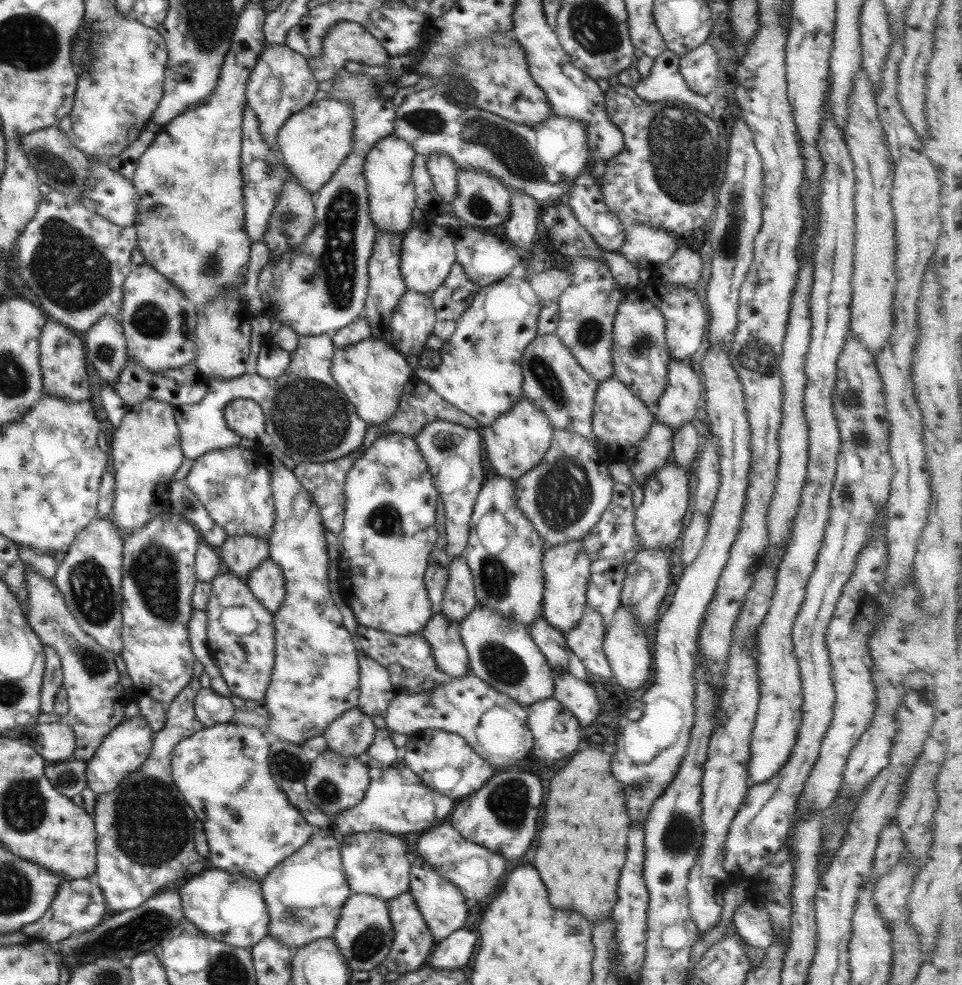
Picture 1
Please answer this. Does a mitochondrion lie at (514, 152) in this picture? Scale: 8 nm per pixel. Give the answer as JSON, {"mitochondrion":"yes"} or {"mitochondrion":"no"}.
{"mitochondrion":"yes"}

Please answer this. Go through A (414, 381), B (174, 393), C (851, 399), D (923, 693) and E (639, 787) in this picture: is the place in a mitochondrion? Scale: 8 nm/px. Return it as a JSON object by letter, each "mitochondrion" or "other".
{"A":"other","B":"other","C":"mitochondrion","D":"other","E":"mitochondrion"}

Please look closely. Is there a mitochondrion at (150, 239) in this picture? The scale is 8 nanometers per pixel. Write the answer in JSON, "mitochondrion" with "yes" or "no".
{"mitochondrion":"no"}

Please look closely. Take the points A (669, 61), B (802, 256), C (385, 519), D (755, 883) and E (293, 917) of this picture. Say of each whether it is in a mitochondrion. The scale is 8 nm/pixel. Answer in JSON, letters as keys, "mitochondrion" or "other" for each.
{"A":"other","B":"other","C":"mitochondrion","D":"other","E":"mitochondrion"}

